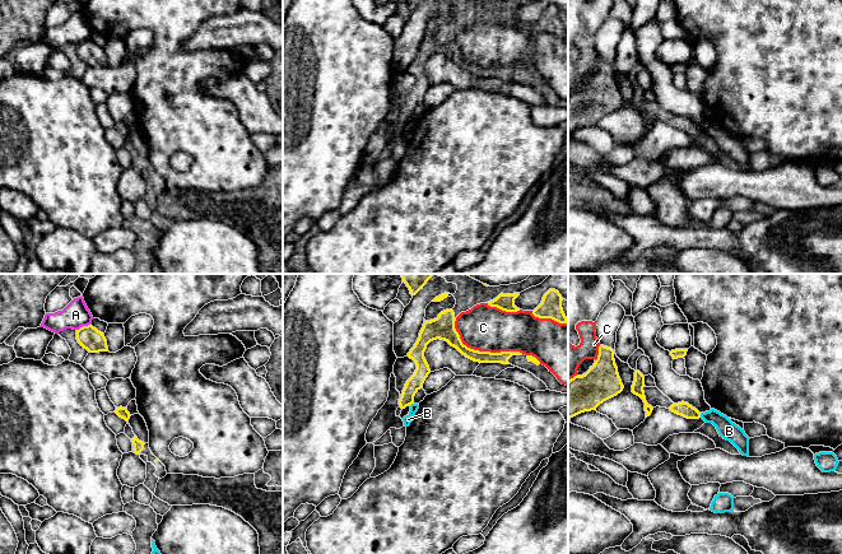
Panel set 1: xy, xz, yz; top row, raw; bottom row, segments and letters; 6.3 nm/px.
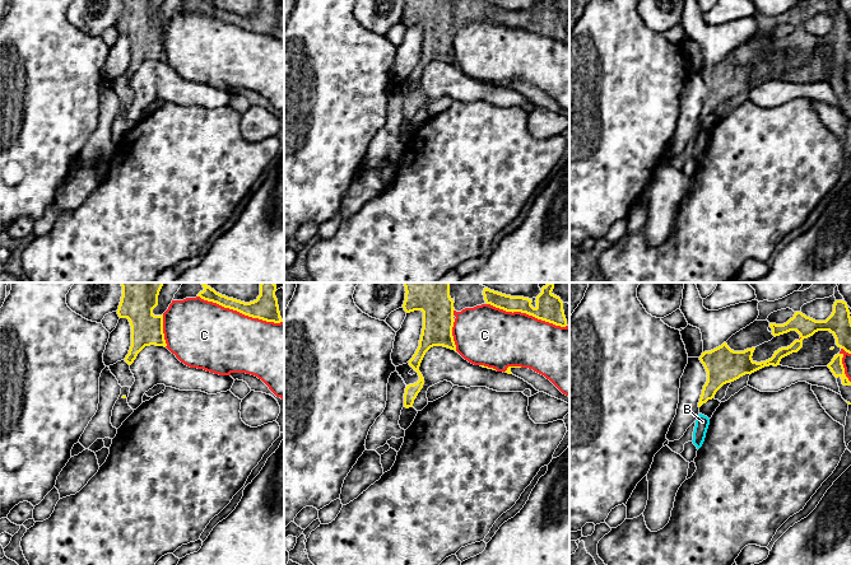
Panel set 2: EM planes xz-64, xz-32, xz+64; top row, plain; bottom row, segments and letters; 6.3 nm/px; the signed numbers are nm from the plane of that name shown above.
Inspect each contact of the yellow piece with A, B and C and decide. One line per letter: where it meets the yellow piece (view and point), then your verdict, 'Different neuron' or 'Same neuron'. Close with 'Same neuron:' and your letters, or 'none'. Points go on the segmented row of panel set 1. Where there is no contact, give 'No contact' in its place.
A: Touches yellow at xy (83, 326). Different neuron
B: Touches yellow at yz (699, 415). Different neuron
C: Touches yellow at xz (482, 352). Different neuron
Same neuron: none

